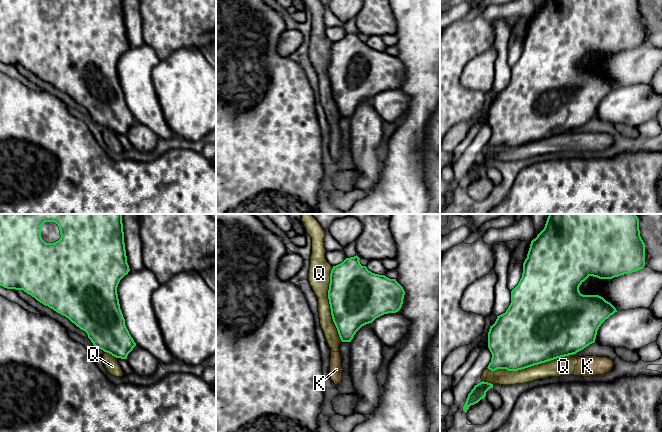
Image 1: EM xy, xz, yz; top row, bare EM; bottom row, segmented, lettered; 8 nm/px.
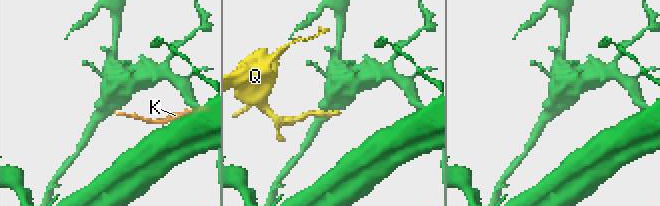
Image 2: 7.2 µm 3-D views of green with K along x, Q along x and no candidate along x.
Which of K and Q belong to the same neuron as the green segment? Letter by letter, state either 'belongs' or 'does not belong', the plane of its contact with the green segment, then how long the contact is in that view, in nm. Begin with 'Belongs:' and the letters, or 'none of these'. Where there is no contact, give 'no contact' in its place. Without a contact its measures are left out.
Belongs: none of these
K: does not belong; contact in yz; length 70 nm
Q: does not belong; contact in yz; length 650 nm

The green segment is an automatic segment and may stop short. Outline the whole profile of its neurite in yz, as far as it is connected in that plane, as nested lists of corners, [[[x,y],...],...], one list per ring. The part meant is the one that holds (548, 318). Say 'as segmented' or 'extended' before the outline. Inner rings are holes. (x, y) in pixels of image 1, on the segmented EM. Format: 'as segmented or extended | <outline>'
as segmented | [[[549,214],[544,229],[537,235],[537,237],[535,239],[533,239],[531,241],[530,248],[529,248],[529,251],[527,254],[527,258],[525,259],[525,261],[523,263],[522,277],[521,277],[518,285],[511,291],[511,303],[510,303],[508,309],[506,310],[505,313],[497,316],[495,323],[492,326],[490,326],[490,329],[488,332],[488,348],[492,354],[492,358],[491,358],[491,362],[489,363],[487,368],[491,371],[495,371],[497,369],[506,369],[508,371],[518,371],[518,370],[522,370],[522,369],[525,369],[525,368],[528,368],[528,367],[531,367],[534,365],[538,365],[541,363],[545,363],[545,362],[554,360],[557,358],[576,354],[577,352],[583,350],[584,348],[586,348],[590,344],[594,343],[595,339],[596,339],[597,331],[598,331],[599,327],[601,326],[601,324],[606,319],[608,319],[611,315],[613,315],[615,312],[617,312],[617,310],[610,302],[606,301],[603,297],[601,297],[599,295],[583,295],[583,294],[581,294],[579,291],[580,285],[589,276],[597,277],[599,279],[612,279],[614,277],[618,277],[618,276],[621,276],[624,274],[629,274],[632,272],[639,271],[639,270],[643,269],[644,266],[645,266],[645,243],[643,242],[643,240],[640,236],[639,219],[636,216],[636,214]]]

